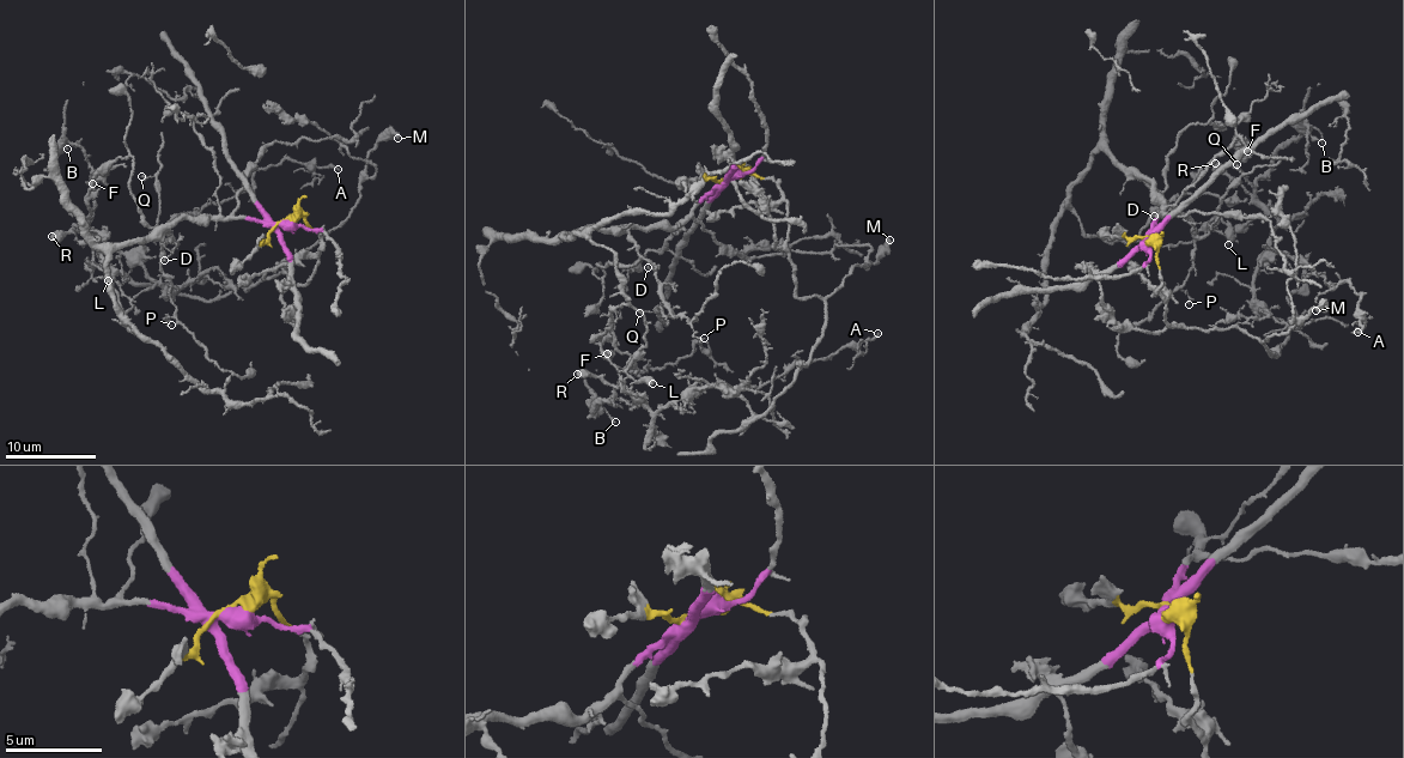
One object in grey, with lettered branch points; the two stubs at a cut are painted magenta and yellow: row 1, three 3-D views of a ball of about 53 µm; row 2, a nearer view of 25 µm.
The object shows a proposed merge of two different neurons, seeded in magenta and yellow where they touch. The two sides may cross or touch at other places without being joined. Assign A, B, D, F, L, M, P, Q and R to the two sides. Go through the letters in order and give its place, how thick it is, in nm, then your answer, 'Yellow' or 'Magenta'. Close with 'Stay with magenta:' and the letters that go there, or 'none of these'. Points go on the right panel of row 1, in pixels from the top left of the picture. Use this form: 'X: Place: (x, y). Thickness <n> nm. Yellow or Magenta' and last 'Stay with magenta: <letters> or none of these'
A: Place: (1357, 332). Thickness 160 nm. Yellow
B: Place: (1322, 143). Thickness 140 nm. Yellow
D: Place: (1154, 216). Thickness 100 nm. Magenta
F: Place: (1247, 151). Thickness 160 nm. Yellow
L: Place: (1228, 244). Thickness 360 nm. Magenta
M: Place: (1316, 310). Thickness 360 nm. Yellow
P: Place: (1189, 304). Thickness 100 nm. Magenta
Q: Place: (1237, 164). Thickness 170 nm. Magenta
R: Place: (1215, 163). Thickness 600 nm. Yellow
Stay with magenta: D, L, P, Q

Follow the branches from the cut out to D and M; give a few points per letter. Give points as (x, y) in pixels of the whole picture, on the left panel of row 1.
D: (285, 223), (212, 217), (174, 222), (165, 234), (176, 244), (165, 260)
M: (284, 222), (301, 216), (320, 236), (310, 282), (291, 283), (279, 262), (348, 217), (375, 145), (399, 139)

